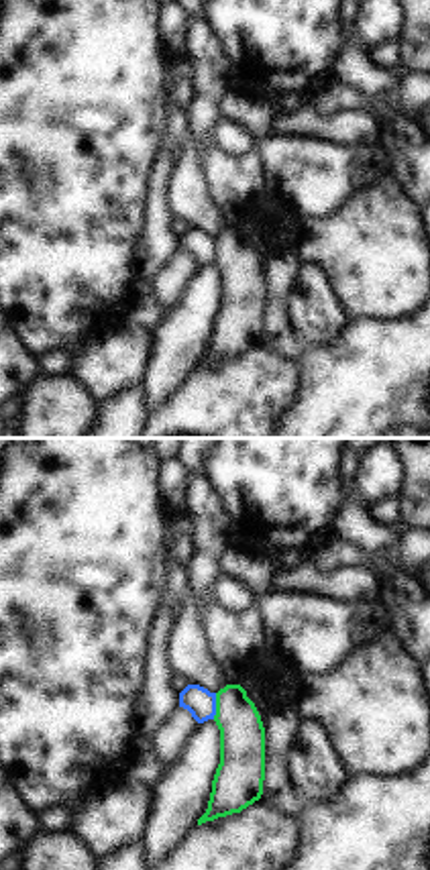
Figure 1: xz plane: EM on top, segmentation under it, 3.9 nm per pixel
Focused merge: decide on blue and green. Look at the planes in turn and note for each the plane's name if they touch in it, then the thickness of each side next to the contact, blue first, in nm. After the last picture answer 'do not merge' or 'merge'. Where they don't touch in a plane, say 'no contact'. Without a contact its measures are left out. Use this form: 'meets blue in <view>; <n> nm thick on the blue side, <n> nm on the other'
meets blue in xz; 110 nm thick on the blue side, 180 nm on the other

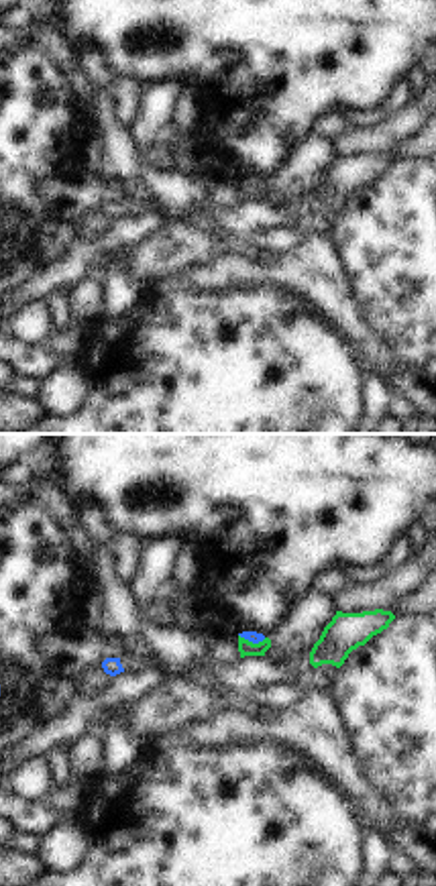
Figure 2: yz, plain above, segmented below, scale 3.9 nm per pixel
meets blue in yz; 50 nm thick on the blue side, 60 nm on the other

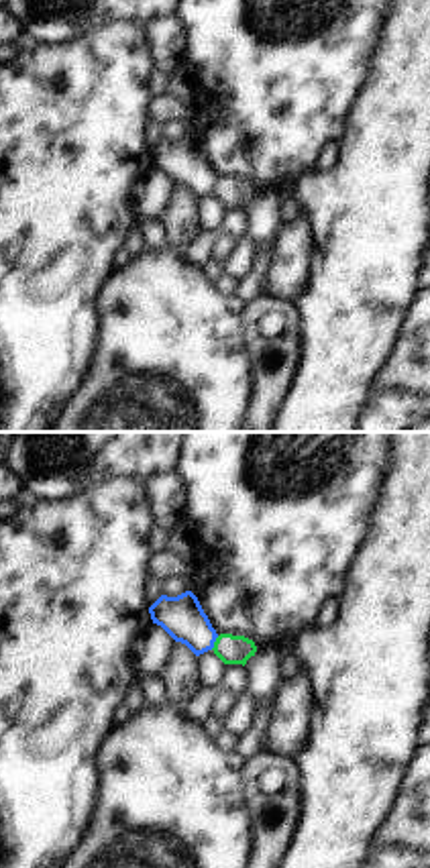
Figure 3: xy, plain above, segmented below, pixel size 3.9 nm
meets blue in xy; 170 nm thick on the blue side, 110 nm on the other

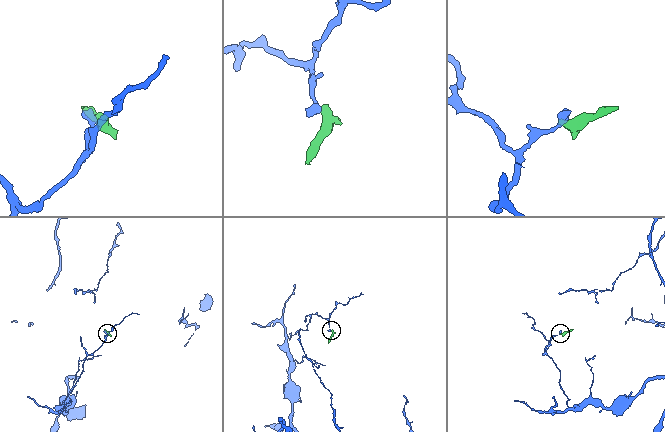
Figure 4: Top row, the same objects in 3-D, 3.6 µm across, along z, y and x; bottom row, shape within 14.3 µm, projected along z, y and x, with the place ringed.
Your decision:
do not merge

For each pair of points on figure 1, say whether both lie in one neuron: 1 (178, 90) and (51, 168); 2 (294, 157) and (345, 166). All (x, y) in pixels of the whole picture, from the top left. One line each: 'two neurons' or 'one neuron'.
1: two neurons
2: one neuron

